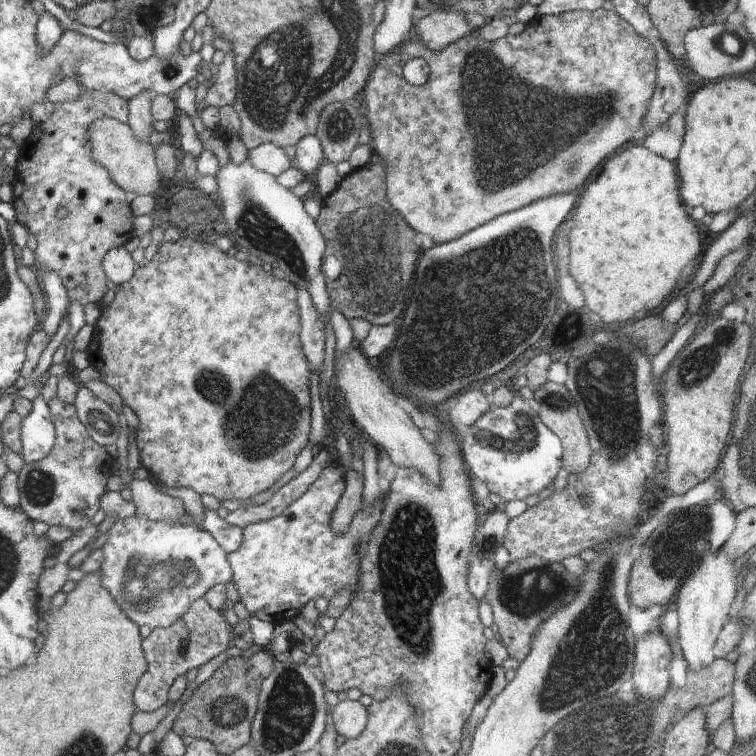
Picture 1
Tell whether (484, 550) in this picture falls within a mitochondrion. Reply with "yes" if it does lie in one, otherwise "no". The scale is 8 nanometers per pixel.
yes

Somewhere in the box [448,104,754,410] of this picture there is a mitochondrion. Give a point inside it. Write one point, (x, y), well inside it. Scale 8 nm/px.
(699, 364)

